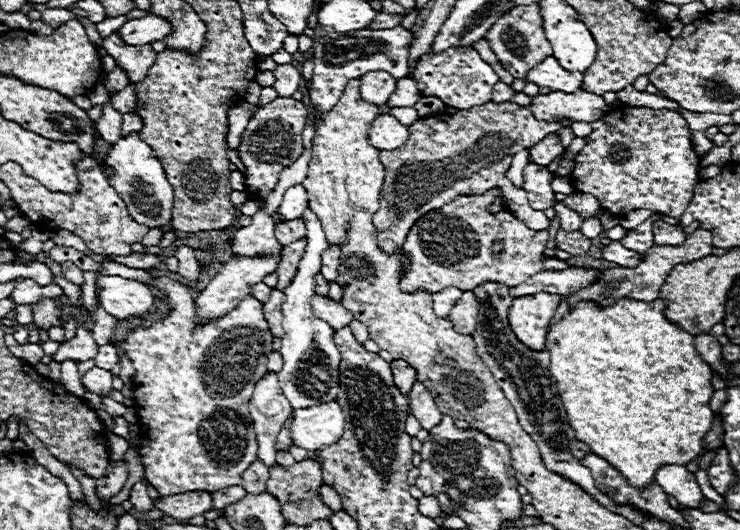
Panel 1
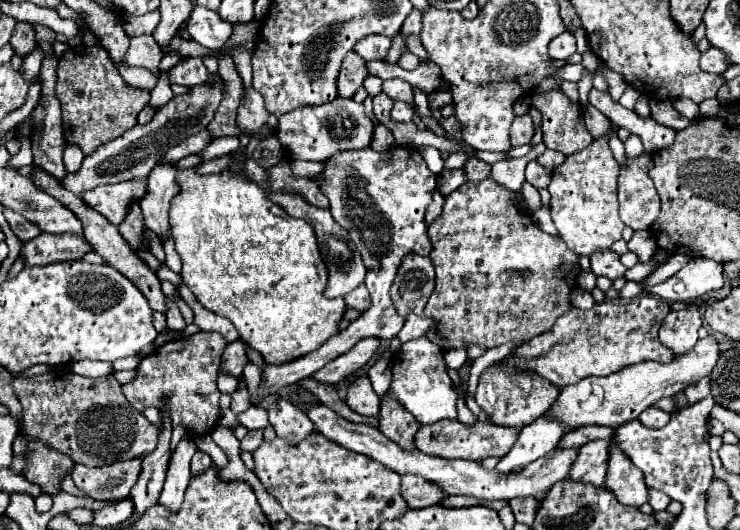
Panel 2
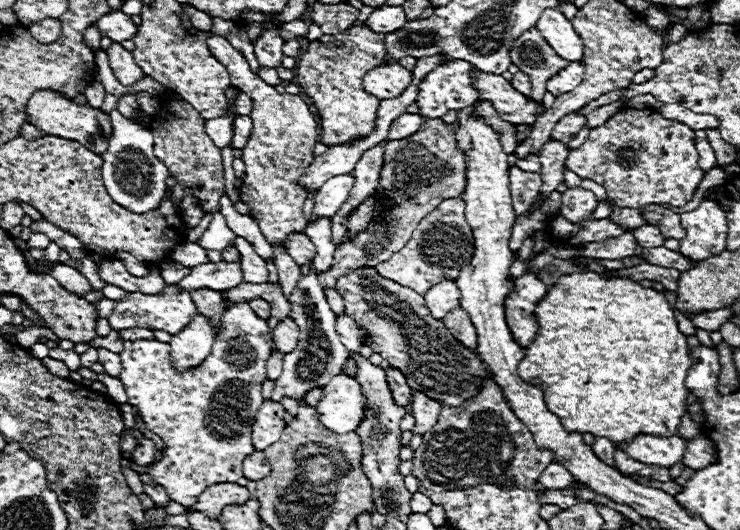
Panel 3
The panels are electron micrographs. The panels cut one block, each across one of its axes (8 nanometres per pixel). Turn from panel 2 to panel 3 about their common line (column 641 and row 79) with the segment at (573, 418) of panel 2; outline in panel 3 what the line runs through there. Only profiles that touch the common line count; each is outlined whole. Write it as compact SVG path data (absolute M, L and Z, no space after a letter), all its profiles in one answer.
M384 64L368 70L362 80L362 86L372 96L378 96L378 100L386 100L386 98L398 98L408 88L410 82L412 82L412 70L400 64Z

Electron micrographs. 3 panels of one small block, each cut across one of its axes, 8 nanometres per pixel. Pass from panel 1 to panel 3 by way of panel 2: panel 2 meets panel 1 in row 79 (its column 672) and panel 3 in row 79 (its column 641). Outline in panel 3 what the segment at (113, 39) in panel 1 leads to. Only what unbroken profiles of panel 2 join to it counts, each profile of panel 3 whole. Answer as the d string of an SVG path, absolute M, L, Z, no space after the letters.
M112 44L108 50L108 60L110 60L110 68L116 76L116 80L122 84L122 86L132 86L136 80L140 80L144 74L142 70L134 64L134 58L132 58L132 52L128 52L126 48L122 48L120 44Z

